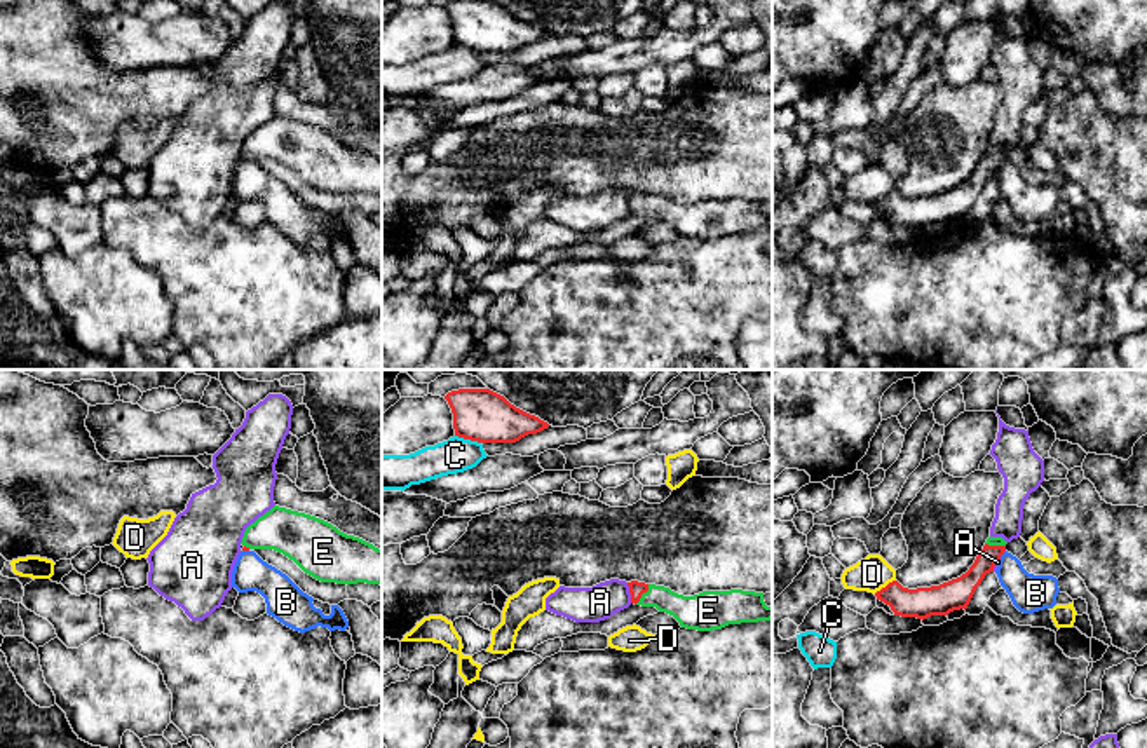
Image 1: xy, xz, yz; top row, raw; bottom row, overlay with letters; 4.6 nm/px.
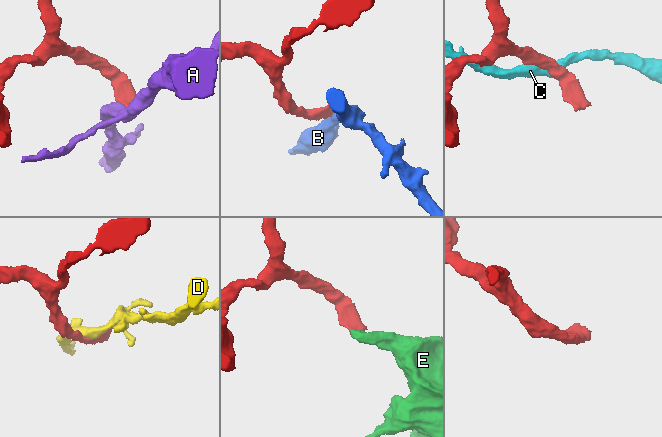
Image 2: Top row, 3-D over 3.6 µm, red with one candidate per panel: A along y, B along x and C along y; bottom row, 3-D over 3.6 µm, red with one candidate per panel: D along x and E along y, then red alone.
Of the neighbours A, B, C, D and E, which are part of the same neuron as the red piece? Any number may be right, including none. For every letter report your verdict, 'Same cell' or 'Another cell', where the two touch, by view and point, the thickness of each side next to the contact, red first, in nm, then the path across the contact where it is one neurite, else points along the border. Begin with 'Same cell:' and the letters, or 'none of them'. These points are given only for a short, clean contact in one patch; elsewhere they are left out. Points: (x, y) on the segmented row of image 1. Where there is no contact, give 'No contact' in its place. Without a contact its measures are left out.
Same cell: E
A: Another cell. Touches red at xz (631, 593). Thickness 70 nm (red) against 160 nm. Boundary: xz (626, 583), (631, 602)
B: Another cell. Touches red at yz (1001, 555). Thickness 120 nm (red) against 180 nm. Boundary: yz (1004, 553), (997, 560)
C: Another cell. Touches red at xz (468, 438). Thickness 240 nm (red) against 160 nm
D: Another cell. Touches red at yz (886, 586). Thickness 140 nm (red) against 160 nm
E: Same cell. Touches red at xz (642, 593). Thickness 70 nm (red) against 160 nm. Path across: xz (637, 590), (642, 593), (661, 597), (692, 612)

